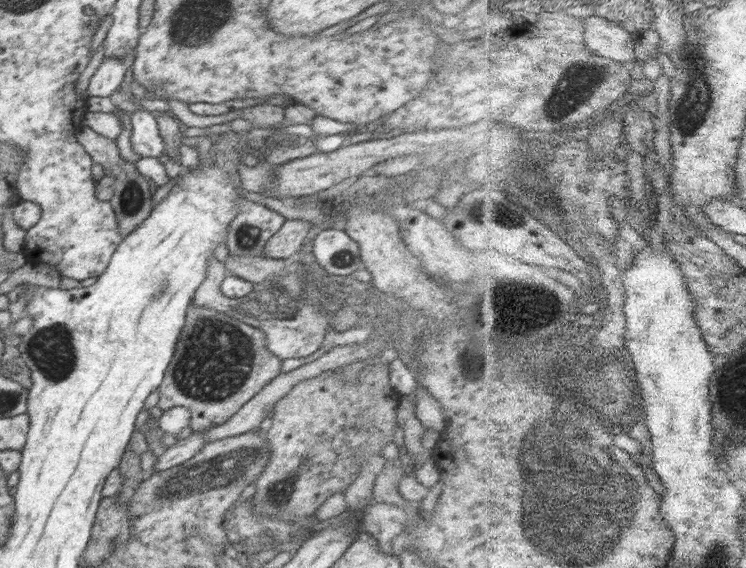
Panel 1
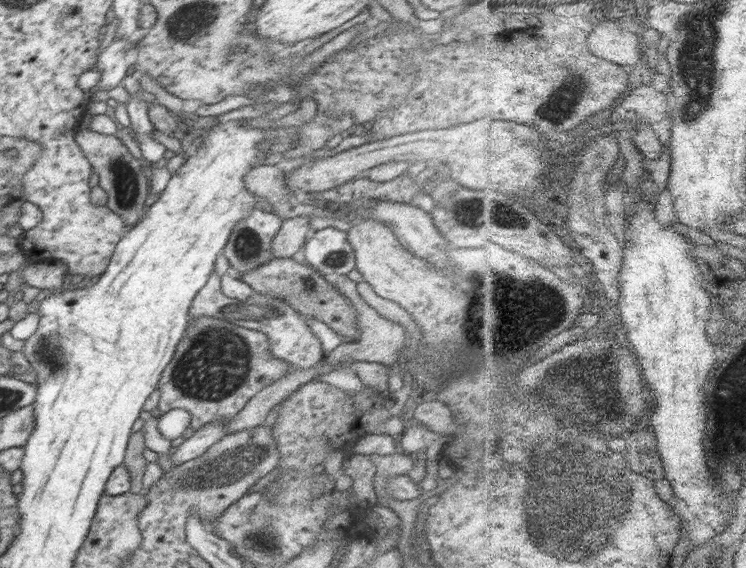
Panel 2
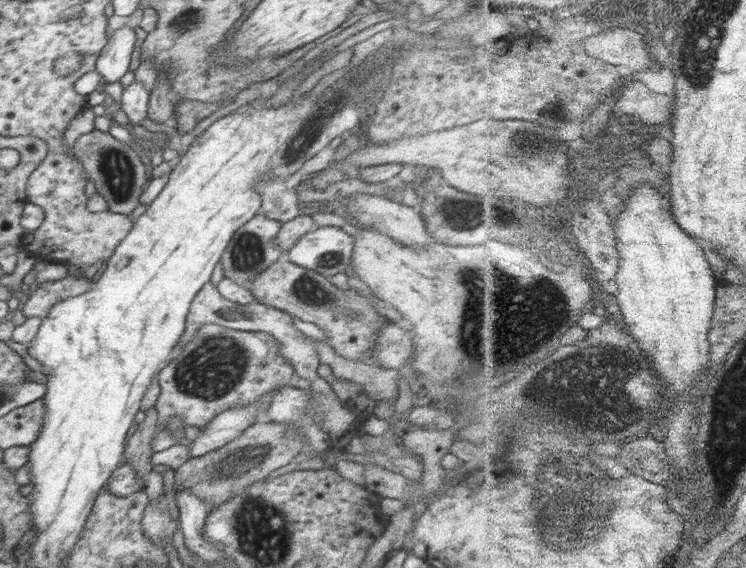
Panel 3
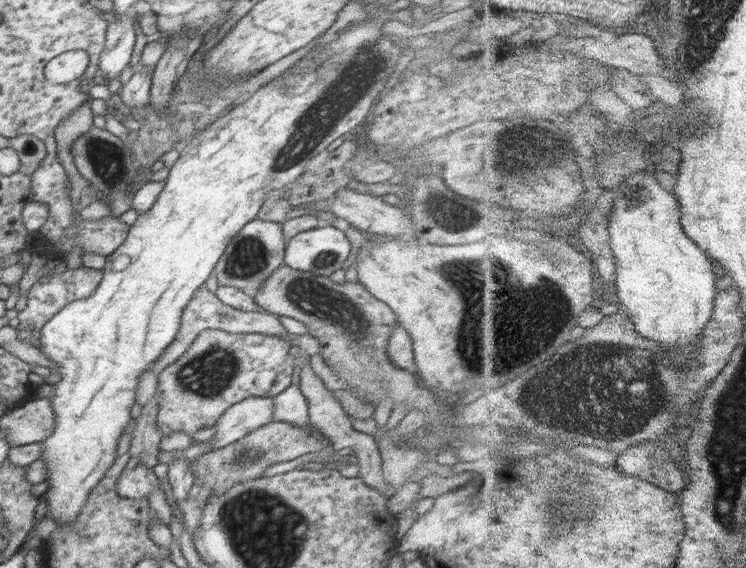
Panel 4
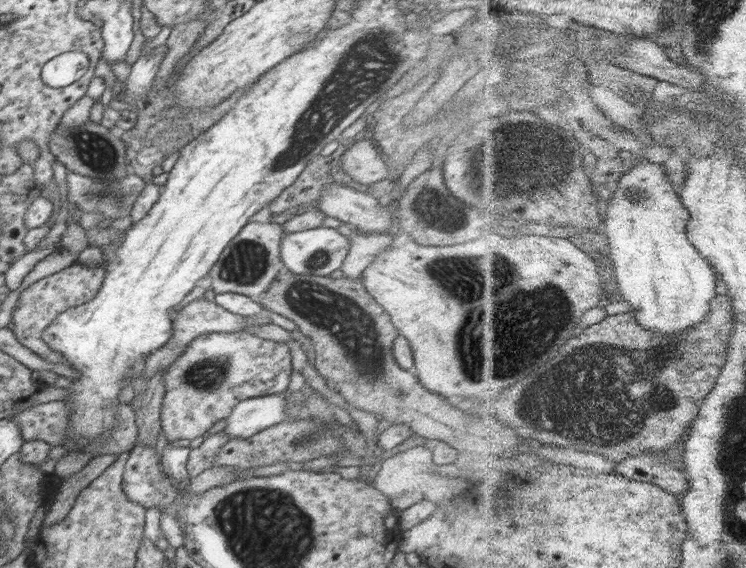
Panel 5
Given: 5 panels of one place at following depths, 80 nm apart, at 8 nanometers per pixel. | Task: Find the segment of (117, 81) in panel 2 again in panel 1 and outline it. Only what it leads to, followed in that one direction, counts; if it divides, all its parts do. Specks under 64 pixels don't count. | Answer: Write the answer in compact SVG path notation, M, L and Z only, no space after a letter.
M118 58L104 59L102 65L89 80L87 94L90 97L110 96L122 86L126 70L123 60L118 60Z

